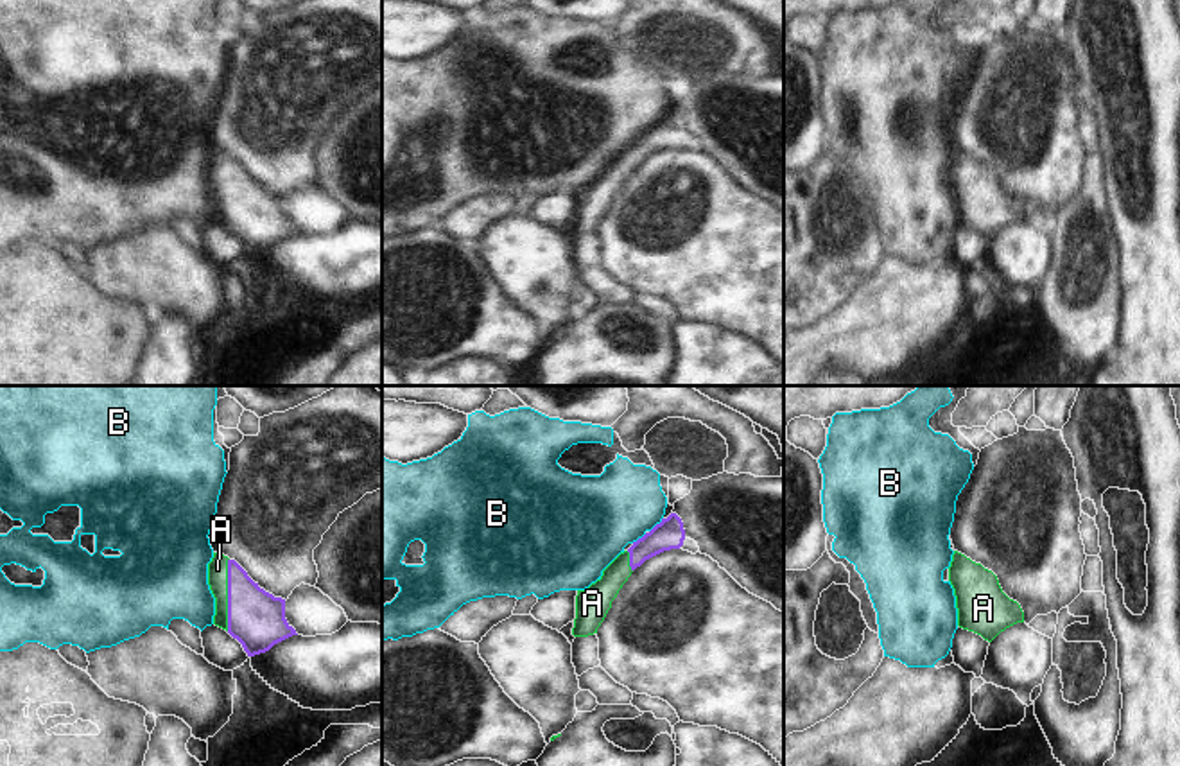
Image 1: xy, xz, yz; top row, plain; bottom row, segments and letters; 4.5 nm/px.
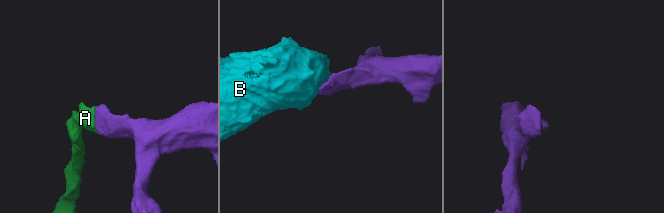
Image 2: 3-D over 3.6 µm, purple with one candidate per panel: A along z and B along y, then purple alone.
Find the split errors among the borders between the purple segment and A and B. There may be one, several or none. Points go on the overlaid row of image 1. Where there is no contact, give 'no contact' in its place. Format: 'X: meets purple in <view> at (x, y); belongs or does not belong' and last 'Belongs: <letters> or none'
A: meets purple in xy at (228, 594); belongs
B: meets purple in xz at (657, 524); does not belong
Belongs: A

